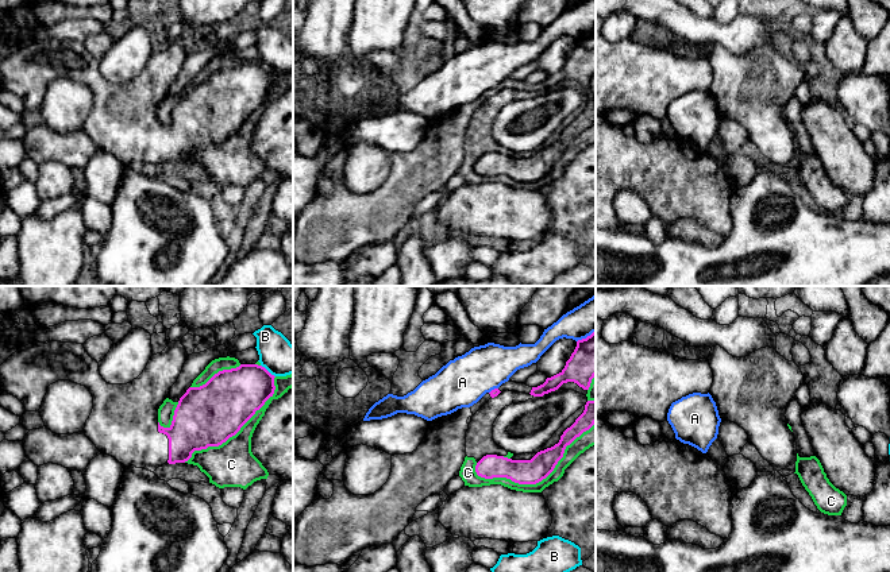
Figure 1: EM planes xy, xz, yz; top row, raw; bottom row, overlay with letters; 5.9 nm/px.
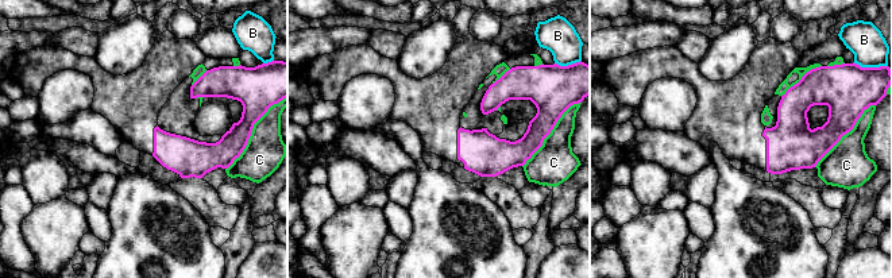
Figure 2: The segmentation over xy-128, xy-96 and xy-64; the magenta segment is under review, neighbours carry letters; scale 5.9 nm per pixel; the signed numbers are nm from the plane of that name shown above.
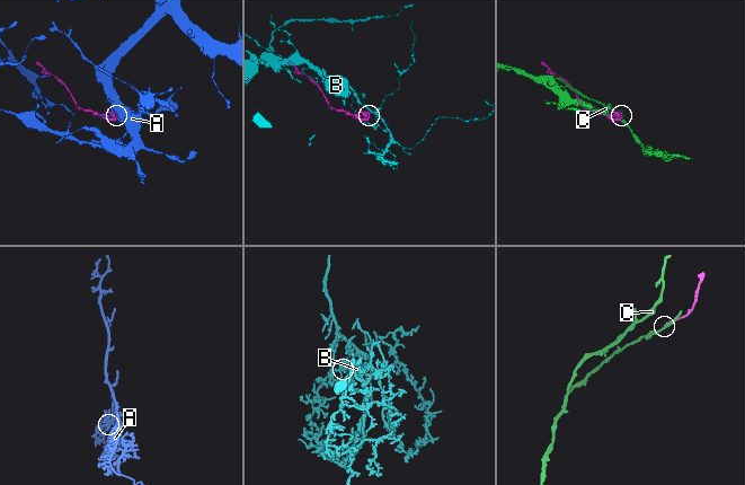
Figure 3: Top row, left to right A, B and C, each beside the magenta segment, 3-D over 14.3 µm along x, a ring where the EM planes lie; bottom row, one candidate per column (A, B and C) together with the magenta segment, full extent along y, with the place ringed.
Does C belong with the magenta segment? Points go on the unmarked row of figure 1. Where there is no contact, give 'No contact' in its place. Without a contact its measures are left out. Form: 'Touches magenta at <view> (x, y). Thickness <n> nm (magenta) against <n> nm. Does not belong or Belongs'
Touches magenta at xz (539, 178). Thickness 150 nm (magenta) against 80 nm. Does not belong

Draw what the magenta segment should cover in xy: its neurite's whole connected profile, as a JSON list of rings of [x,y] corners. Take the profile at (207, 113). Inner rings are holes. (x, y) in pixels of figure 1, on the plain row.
[[[181,38],[172,39],[161,51],[150,55],[146,66],[136,77],[127,82],[109,82],[100,73],[99,61],[88,53],[82,42],[61,39],[45,42],[34,39],[19,46],[0,63],[1,88],[16,94],[24,103],[26,109],[39,109],[50,82],[58,78],[70,78],[85,84],[93,94],[93,107],[84,125],[85,134],[101,151],[115,155],[124,165],[136,165],[154,170],[158,165],[167,161],[188,159],[194,148],[219,144],[226,140],[273,94],[276,88],[276,74],[262,63],[240,62],[236,66],[219,69],[205,82],[186,88],[174,108],[172,123],[163,125],[158,120],[158,107],[167,96],[172,84],[177,80],[188,54]]]

